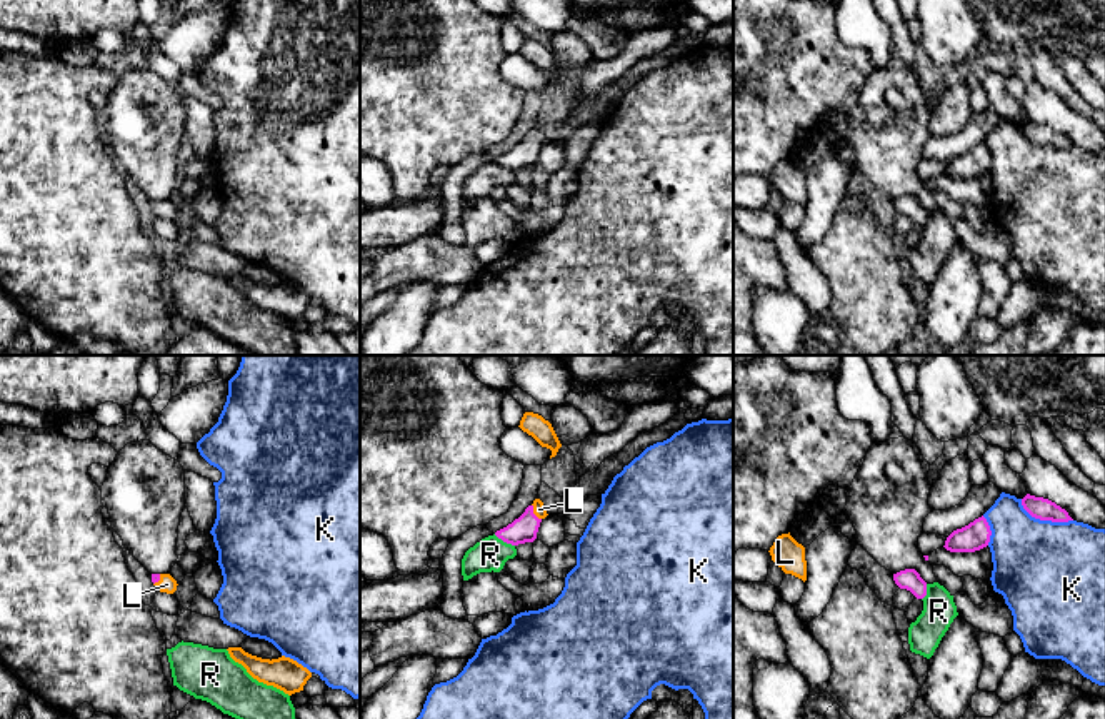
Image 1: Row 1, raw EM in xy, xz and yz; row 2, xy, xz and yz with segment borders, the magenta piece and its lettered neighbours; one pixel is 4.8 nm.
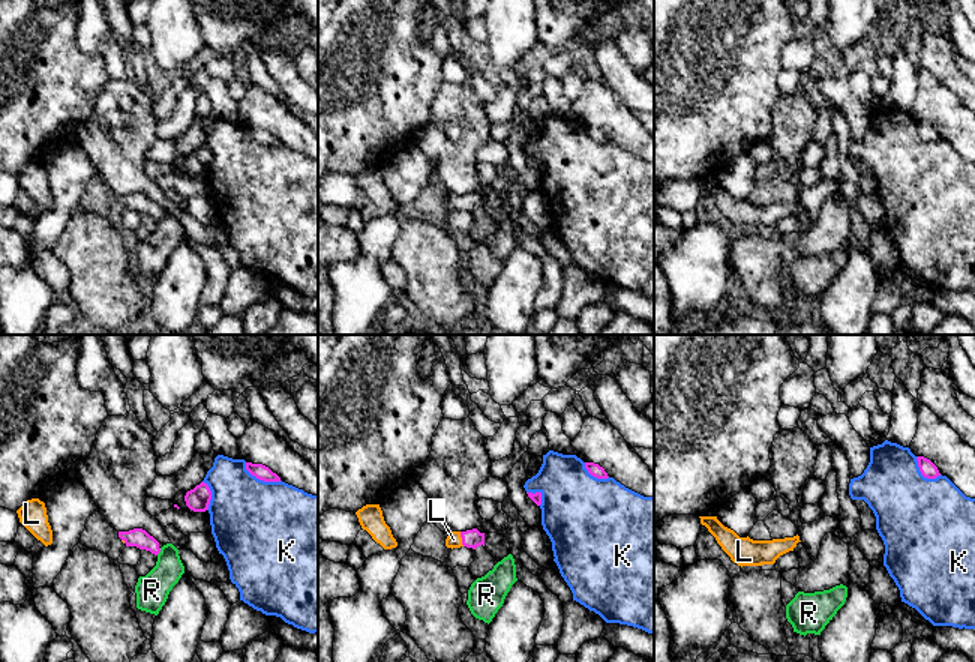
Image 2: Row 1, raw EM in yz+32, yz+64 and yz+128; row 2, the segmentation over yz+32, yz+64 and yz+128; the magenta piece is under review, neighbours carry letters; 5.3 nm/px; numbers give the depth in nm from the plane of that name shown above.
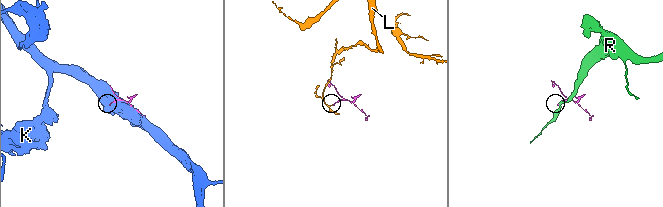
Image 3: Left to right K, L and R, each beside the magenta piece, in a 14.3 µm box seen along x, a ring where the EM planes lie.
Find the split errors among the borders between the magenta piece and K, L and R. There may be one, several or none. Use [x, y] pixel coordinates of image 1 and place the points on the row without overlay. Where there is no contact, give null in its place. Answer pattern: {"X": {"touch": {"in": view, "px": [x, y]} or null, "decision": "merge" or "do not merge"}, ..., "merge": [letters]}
{"K": {"touch": {"in": "yz", "px": [1044, 145]}, "decision": "do not merge"}, "L": {"touch": {"in": "xz", "px": [532, 139]}, "decision": "merge"}, "R": {"touch": {"in": "xz", "px": [504, 167]}, "decision": "do not merge"}, "merge": ["L"]}

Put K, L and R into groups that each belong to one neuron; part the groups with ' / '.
K / L / R

